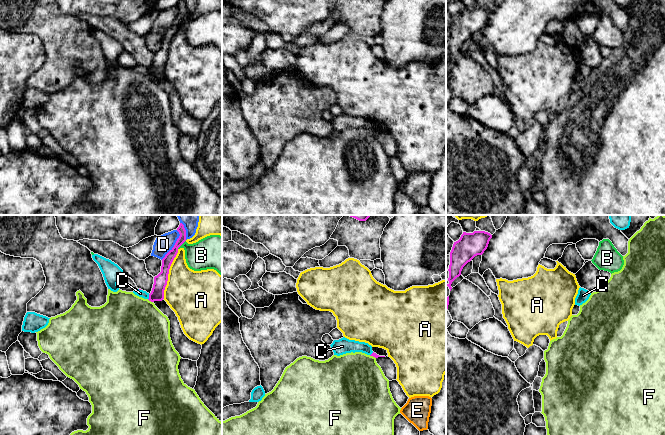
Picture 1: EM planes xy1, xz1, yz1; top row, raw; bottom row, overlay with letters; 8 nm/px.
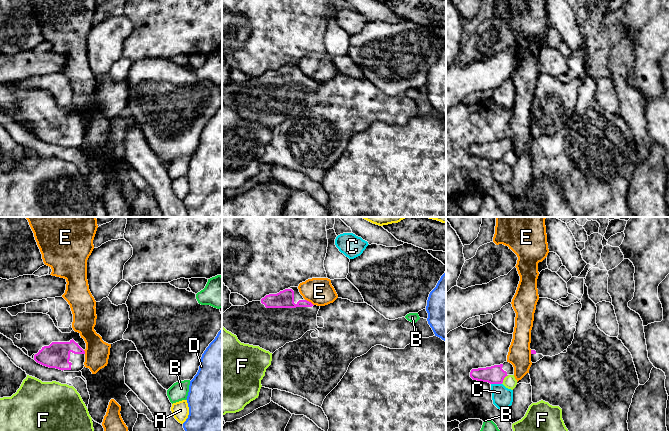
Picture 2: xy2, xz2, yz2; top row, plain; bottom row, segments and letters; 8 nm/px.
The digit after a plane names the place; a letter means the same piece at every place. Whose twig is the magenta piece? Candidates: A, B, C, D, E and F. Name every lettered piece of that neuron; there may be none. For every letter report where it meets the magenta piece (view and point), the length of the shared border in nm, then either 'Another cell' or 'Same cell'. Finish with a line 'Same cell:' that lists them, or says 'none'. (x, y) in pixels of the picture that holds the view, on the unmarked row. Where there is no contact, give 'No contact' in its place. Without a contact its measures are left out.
A: Touches magenta at xy1 (168, 49). Shared border 420 nm. Another cell
B: Touches magenta at xy1 (181, 20). Shared border 100 nm. Another cell
C: Touches magenta at yz2 (496, 159). Shared border 90 nm. Another cell
D: Touches magenta at xy1 (174, 21). Shared border 280 nm. Another cell
E: Touches magenta at xz2 (308, 77). Shared border 90 nm. Another cell
F: Touches magenta at yz2 (503, 155). Shared border 90 nm. Another cell
Same cell: none

